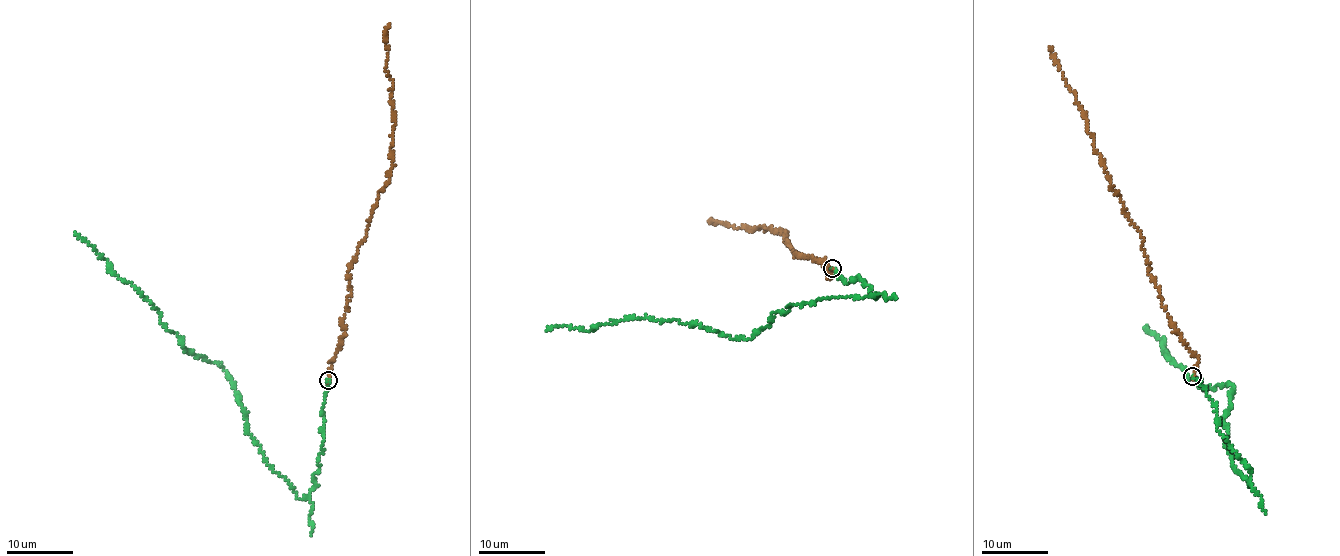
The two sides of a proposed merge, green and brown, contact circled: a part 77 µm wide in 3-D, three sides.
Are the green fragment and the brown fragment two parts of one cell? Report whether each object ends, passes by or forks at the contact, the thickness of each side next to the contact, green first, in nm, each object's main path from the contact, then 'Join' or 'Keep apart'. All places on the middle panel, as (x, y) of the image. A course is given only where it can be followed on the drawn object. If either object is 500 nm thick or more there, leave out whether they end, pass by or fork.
At the ring green ends. At the ring brown ends. Thickness 140 nm (green) against 130 nm. Course of green: (832, 268), (848, 282), (860, 277), (876, 296), (792, 304), (746, 339), (642, 317), (587, 330), (546, 330). Course of brown: (832, 268), (830, 277), (822, 261), (794, 255), (782, 231), (778, 234), (768, 227), (747, 229), (710, 220). Join

